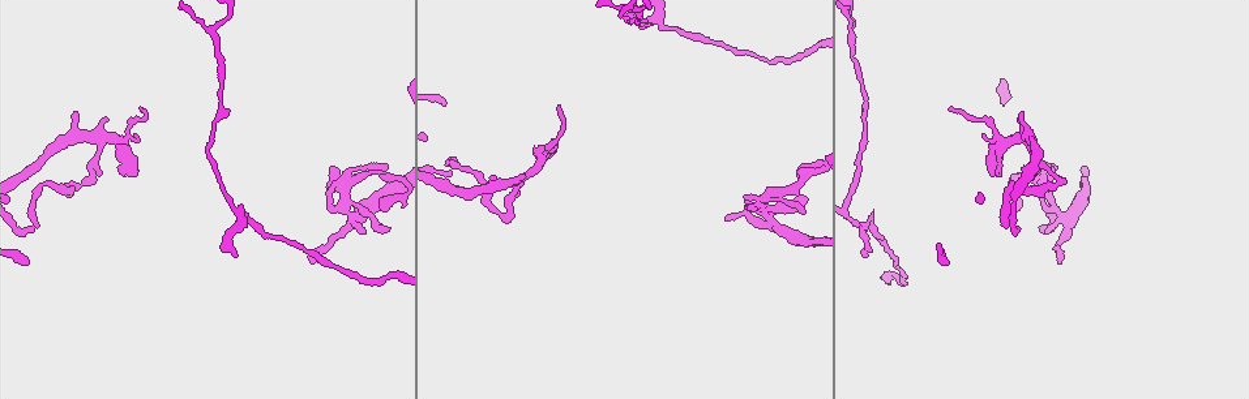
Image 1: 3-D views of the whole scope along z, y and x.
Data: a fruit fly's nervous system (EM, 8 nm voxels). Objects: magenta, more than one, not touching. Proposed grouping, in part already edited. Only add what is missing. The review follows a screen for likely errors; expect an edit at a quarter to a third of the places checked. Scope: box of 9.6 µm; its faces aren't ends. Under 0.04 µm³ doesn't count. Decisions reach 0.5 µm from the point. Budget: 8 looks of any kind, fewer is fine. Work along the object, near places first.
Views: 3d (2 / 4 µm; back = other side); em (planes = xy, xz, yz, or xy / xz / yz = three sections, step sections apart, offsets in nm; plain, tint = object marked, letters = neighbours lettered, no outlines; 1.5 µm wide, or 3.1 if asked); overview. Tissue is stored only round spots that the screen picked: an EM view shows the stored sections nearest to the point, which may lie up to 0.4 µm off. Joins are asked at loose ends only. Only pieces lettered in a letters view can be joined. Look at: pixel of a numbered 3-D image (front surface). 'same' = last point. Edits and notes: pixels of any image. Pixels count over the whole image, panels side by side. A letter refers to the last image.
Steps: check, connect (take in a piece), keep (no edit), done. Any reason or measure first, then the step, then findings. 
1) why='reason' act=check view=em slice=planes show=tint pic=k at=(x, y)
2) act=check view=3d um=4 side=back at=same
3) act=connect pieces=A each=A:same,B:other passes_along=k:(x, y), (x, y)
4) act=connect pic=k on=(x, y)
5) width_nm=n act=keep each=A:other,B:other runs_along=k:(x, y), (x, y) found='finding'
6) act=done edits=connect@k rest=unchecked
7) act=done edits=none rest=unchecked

why='free end' act=check view=em slice=xy step=4 show=tint pic=1 at=(731, 217)

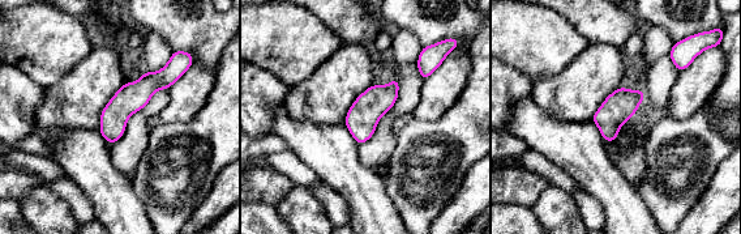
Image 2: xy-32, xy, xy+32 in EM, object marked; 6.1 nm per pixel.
why='see the neighbours' act=check view=em slice=xy step=4 show=letters at=same

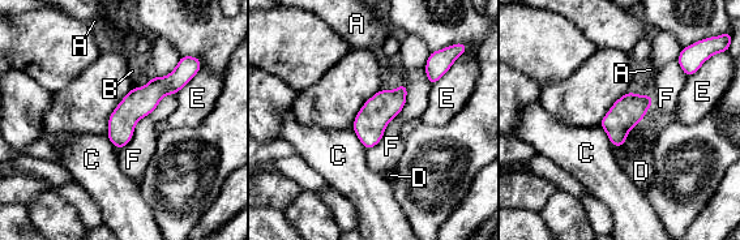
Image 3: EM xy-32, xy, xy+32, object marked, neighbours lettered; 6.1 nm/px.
longest_contact=F:480nm act=keep each=A:other,B:other,C:other,D:other,E:other,F:other found='none of them fits'

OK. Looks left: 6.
act=check view=em slice=yz step=4 show=tint pic=1 at=(988, 172)

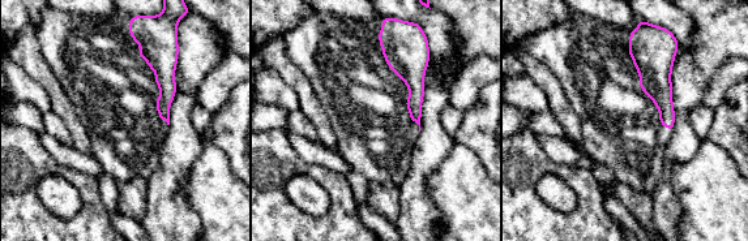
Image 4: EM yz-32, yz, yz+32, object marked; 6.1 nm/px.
why='cut it another way' act=check view=em slice=planes show=letters at=same

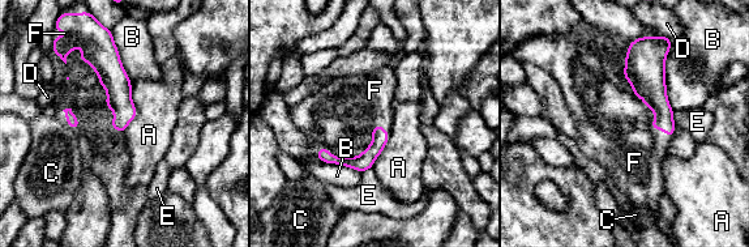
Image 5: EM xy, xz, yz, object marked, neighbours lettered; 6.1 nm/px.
width_nm=100 act=connect pieces=F each=A:other,B:other,C:other,D:other,E:other,F:same found='it goes on there'

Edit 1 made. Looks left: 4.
why='branch stops here' act=check view=3d um=4 pic=1 at=(140, 107)

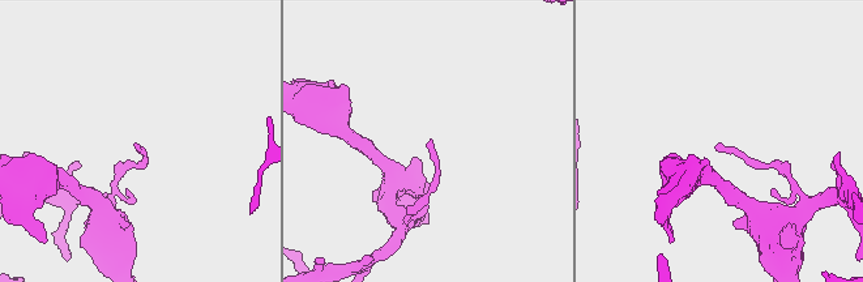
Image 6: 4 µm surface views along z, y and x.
why='now the EM' act=check view=em slice=planes show=letters pic=6 at=(136, 146)

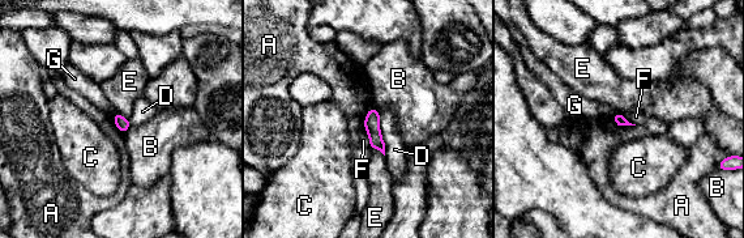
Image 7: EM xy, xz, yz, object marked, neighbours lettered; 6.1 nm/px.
act=keep each=A:other,B:other,C:other,D:other,E:other,F:other,G:other border=7:(610, 118), (618, 124), (636, 124) found='none of them fits'

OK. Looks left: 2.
act=done edits=connect@5 rest=unchecked

